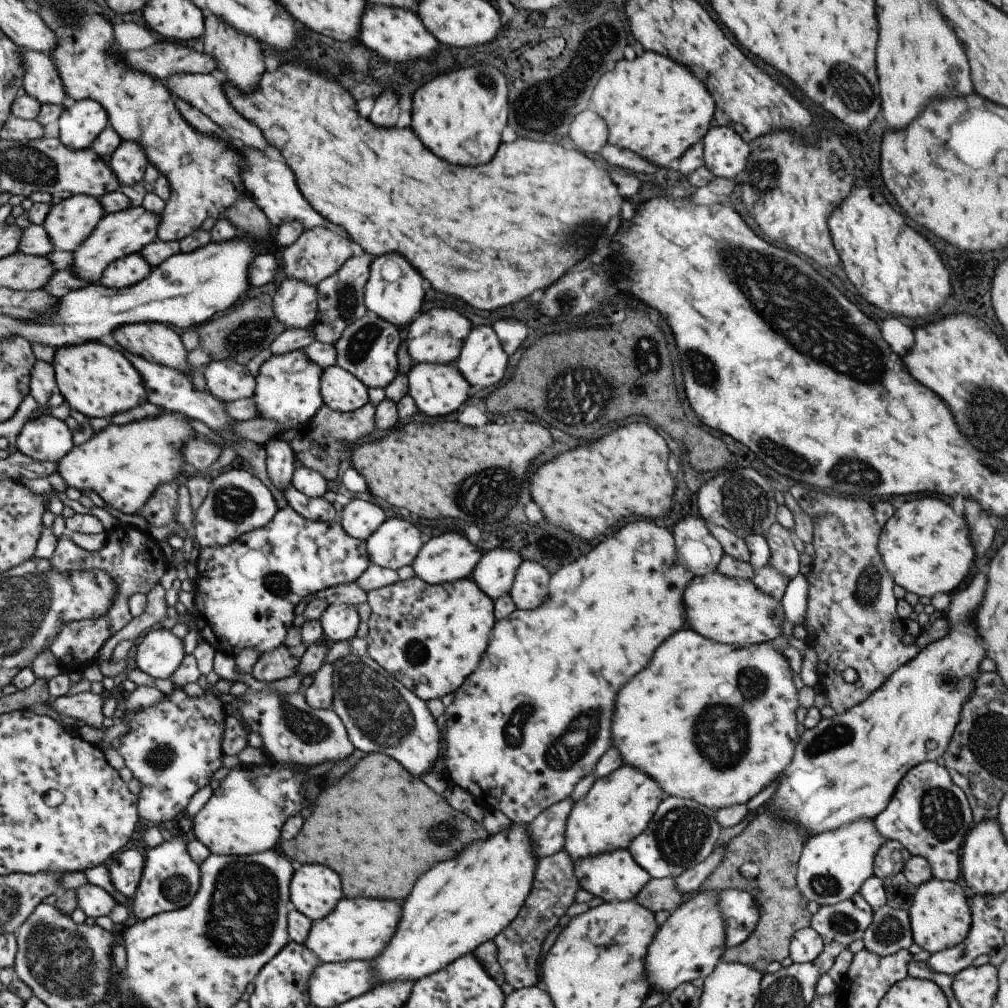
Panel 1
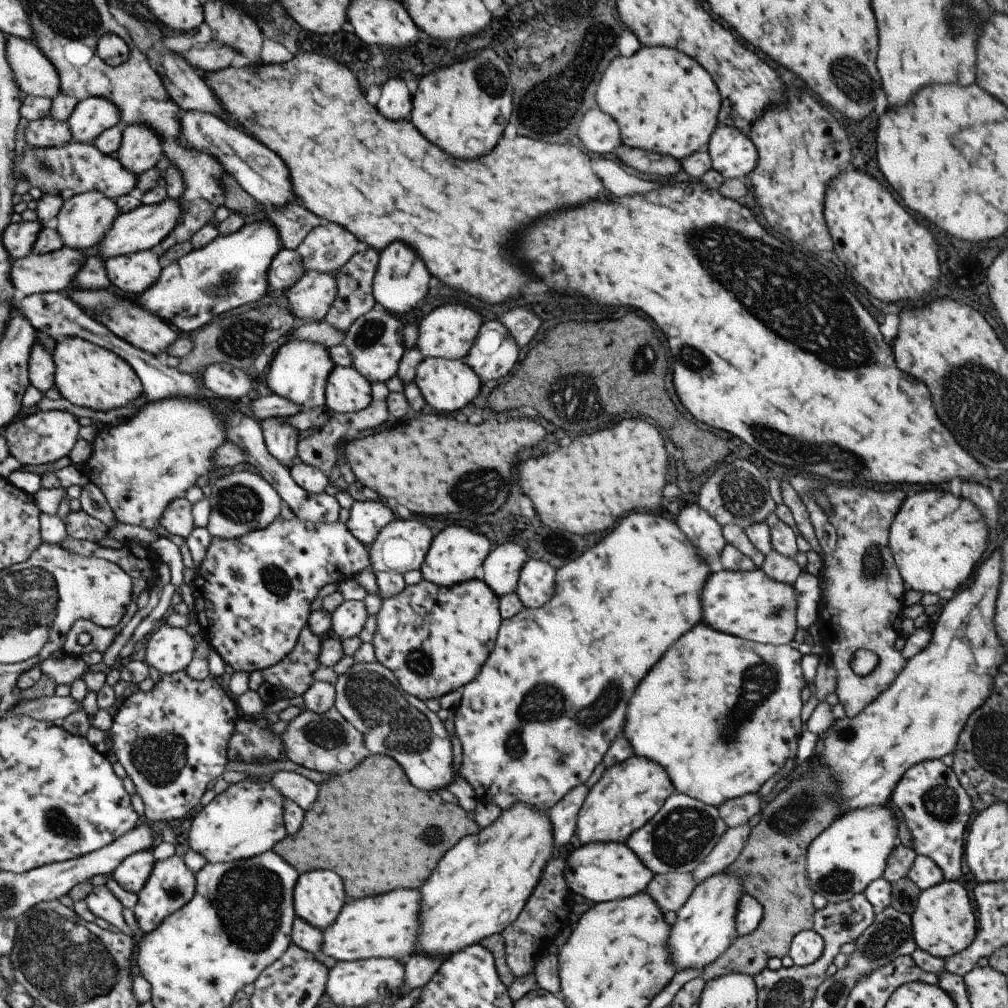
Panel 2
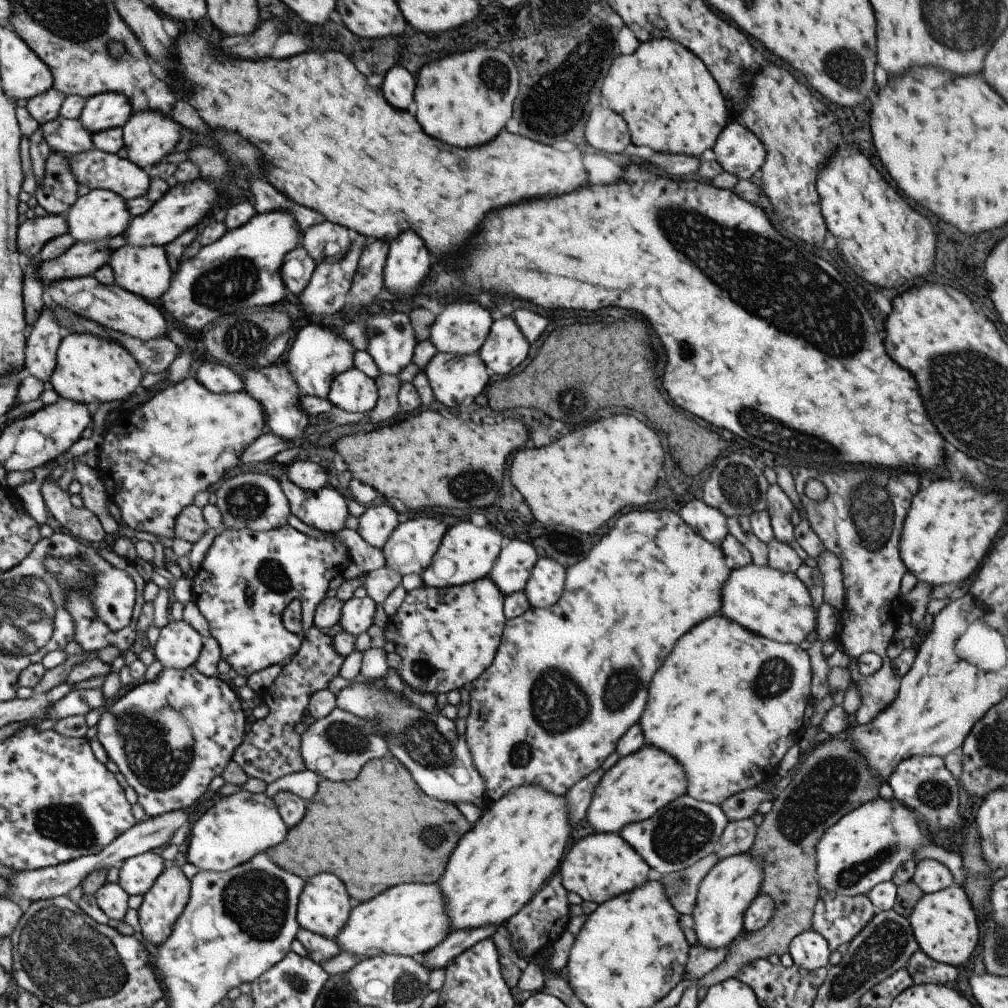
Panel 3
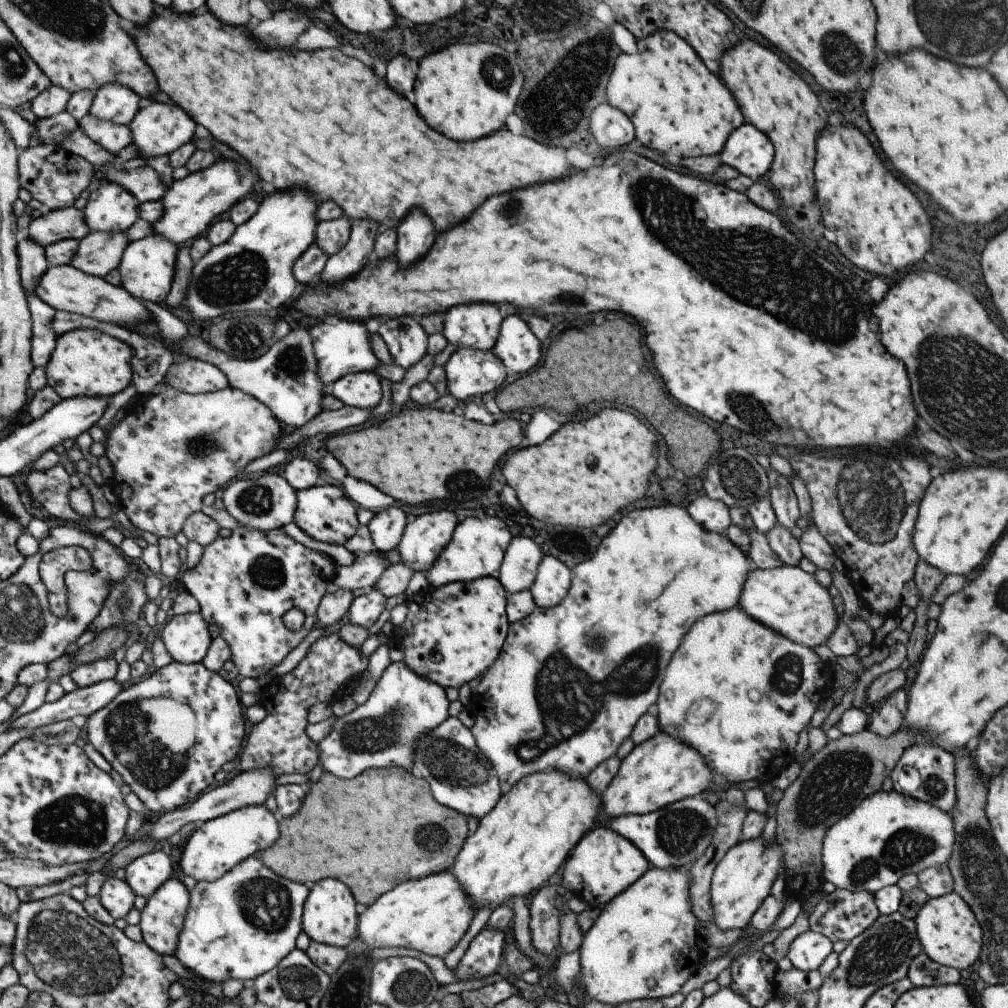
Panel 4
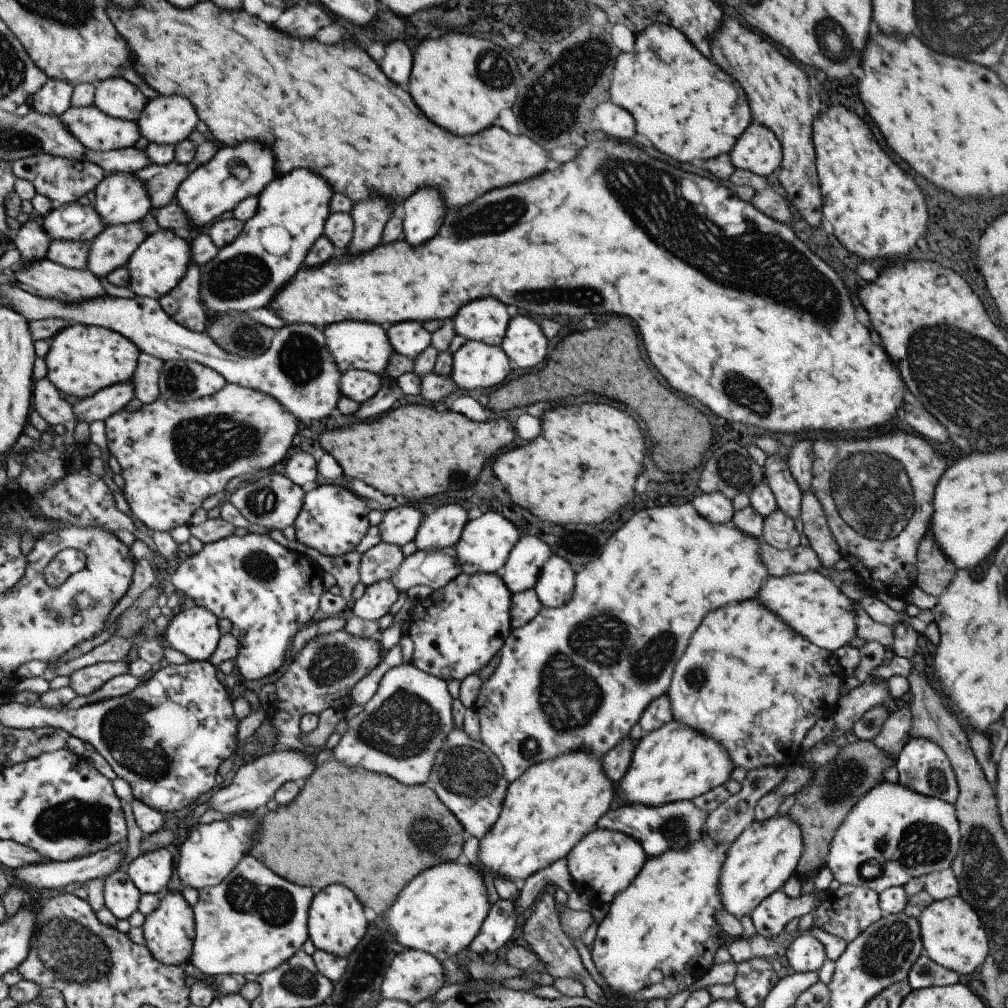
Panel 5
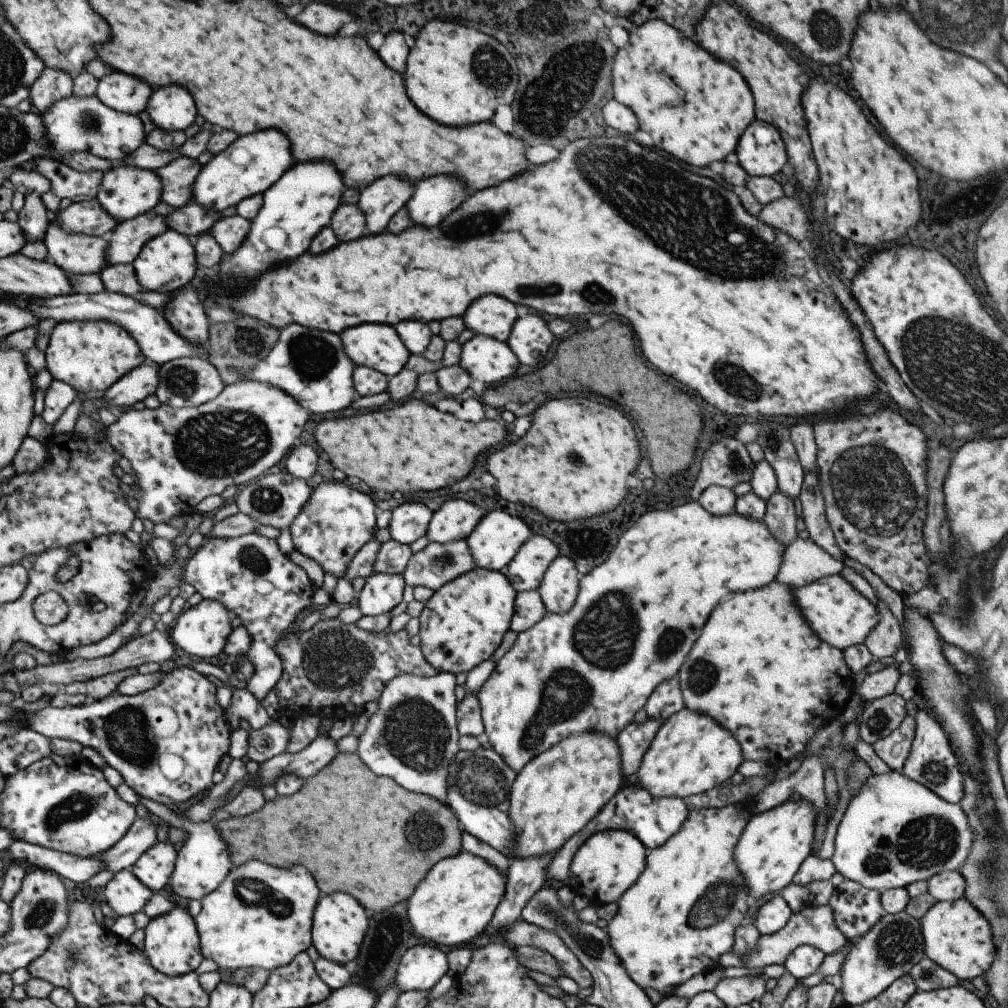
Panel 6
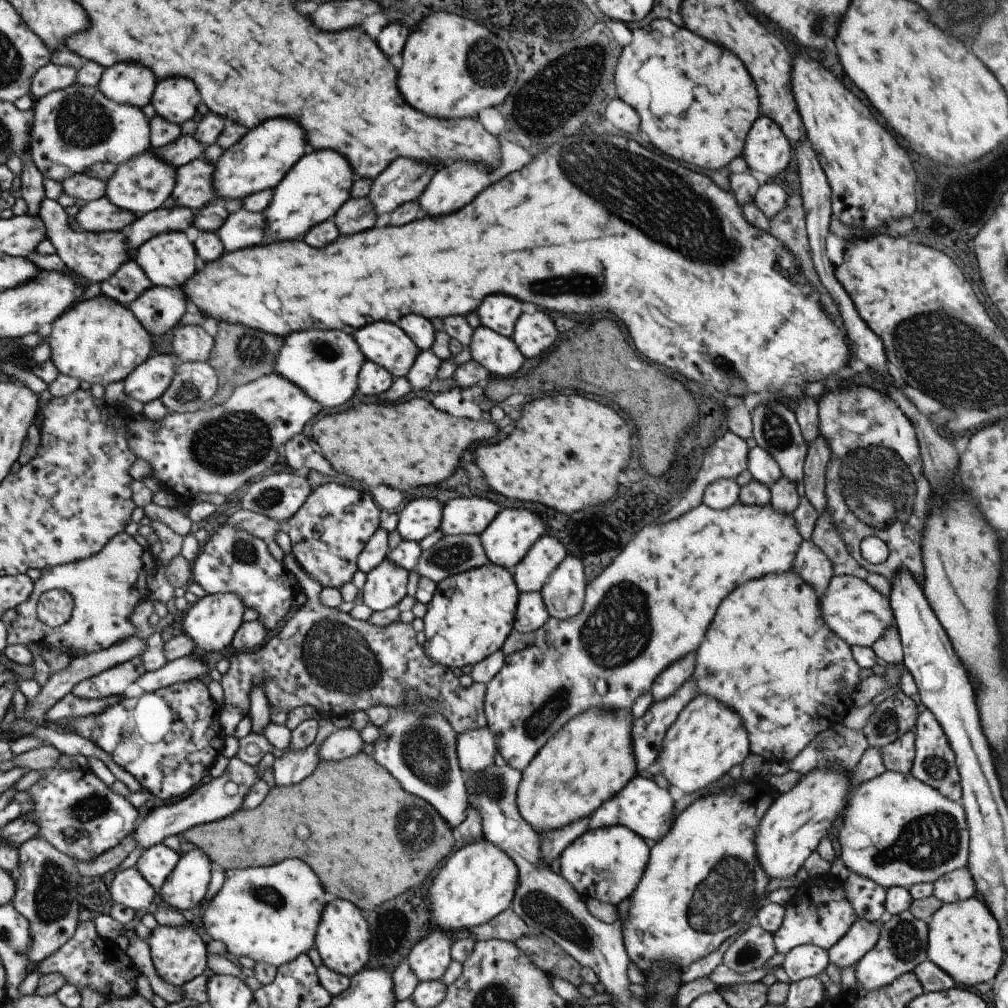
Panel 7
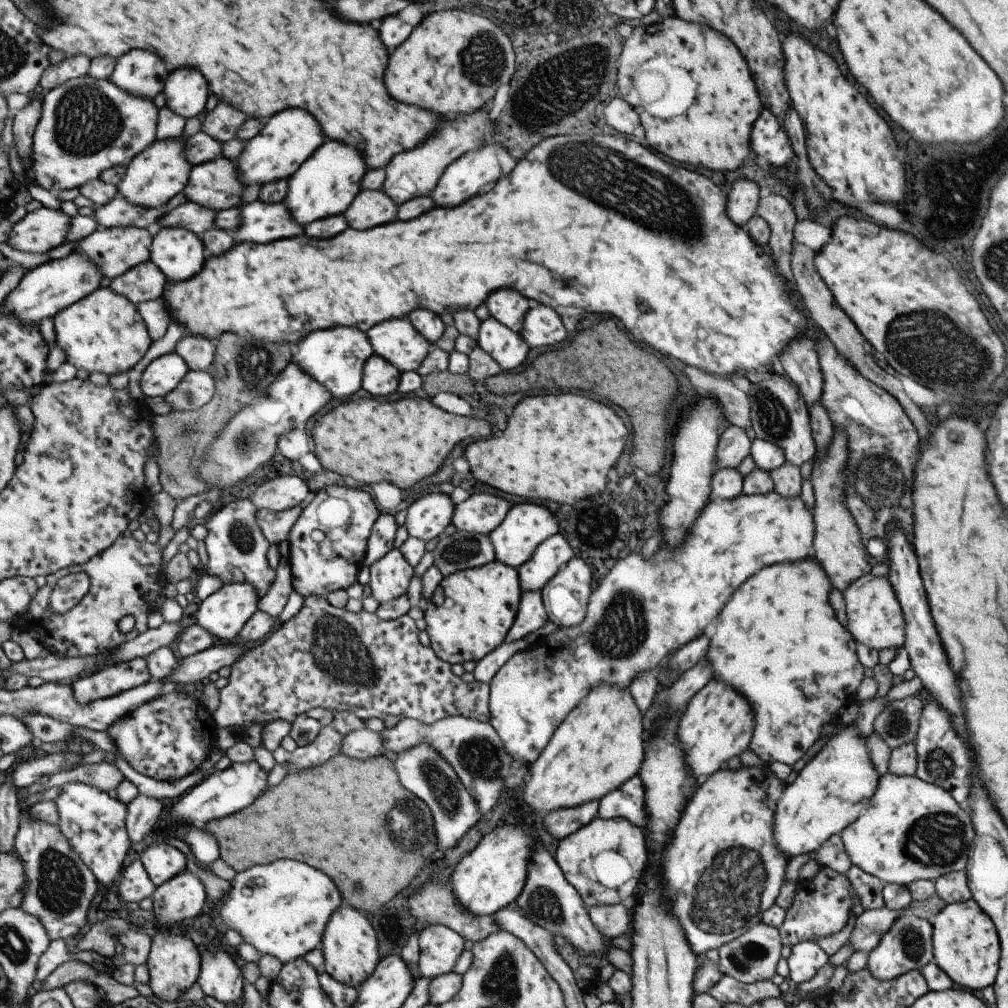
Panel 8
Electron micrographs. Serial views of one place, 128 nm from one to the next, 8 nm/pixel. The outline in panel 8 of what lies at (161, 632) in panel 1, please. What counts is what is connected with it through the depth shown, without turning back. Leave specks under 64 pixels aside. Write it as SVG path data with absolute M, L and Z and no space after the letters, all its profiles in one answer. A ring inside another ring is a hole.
M225 583L204 600L196 601L195 624L219 640L237 636L245 621L257 611L258 594L251 585Z

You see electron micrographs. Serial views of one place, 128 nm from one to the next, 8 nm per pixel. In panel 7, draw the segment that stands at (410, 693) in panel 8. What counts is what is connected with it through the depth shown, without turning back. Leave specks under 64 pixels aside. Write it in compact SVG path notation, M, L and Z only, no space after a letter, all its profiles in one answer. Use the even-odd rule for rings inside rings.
M291 553L286 554L282 565L294 576L296 584L303 595L303 604L291 614L285 624L275 636L271 636L261 648L255 652L242 651L228 657L229 668L221 675L220 685L223 691L223 705L237 707L242 715L246 715L248 694L254 685L262 687L268 705L277 707L288 713L296 706L308 704L325 717L341 716L354 713L357 710L367 710L371 706L388 706L392 709L408 707L411 713L429 715L440 713L457 733L486 726L484 715L483 683L471 683L468 687L461 687L457 677L451 673L452 669L427 658L421 646L415 641L415 631L411 623L393 621L387 626L377 626L369 621L351 618L349 613L337 608L326 607L319 602L321 586L318 581L307 576L306 572L297 564Z

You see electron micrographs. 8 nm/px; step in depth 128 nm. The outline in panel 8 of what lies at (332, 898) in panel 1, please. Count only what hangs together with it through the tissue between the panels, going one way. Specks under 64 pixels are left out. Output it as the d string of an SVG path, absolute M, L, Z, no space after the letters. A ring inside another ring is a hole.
M337 907L325 923L320 946L323 970L333 980L357 990L373 972L380 959L373 927L357 909Z

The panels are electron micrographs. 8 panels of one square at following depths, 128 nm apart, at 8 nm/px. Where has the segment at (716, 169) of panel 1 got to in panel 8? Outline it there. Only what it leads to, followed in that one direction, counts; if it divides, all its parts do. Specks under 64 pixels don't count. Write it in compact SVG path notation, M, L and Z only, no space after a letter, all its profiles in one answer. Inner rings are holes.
M763 110L753 124L750 134L752 157L761 157L768 166L781 166L788 162L794 152L781 120L770 110Z

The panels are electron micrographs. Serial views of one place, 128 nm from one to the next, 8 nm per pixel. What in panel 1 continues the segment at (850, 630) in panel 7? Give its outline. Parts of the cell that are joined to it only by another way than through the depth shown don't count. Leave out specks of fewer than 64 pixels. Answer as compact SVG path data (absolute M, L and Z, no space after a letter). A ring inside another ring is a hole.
M716 570L694 576L683 591L687 624L712 641L745 646L773 640L781 632L784 612L780 600L761 592L749 579L729 578Z

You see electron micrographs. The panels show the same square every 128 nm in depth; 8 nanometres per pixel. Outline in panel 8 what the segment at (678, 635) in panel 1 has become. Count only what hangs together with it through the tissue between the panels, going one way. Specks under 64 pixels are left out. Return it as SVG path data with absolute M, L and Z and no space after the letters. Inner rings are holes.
M809 557L797 562L783 562L783 564L773 564L767 568L761 568L755 576L751 576L745 584L741 584L731 600L723 606L723 610L717 616L717 624L715 624L715 632L711 636L711 644L707 650L707 658L711 662L713 668L713 676L717 680L723 680L727 686L735 688L741 693L750 704L752 713L754 714L754 727L752 737L748 748L754 752L764 763L769 765L771 762L783 762L787 766L792 767L797 760L811 748L813 742L818 739L821 726L825 723L836 723L838 714L846 705L856 701L855 694L859 683L863 680L864 666L859 662L856 655L856 642L849 634L849 631L843 628L835 618L835 613L831 610L828 601L829 591L832 589L831 581L827 578L826 572L822 566L815 562L815 558Z

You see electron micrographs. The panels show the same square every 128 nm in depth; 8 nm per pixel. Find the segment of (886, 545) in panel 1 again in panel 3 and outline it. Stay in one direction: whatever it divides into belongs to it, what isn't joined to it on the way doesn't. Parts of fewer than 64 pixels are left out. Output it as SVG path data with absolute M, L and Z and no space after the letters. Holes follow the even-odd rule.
M933 480L911 500L899 532L899 558L906 572L929 586L961 584L969 578L991 542L995 540L1007 512L1007 502L993 490L977 490L965 480Z

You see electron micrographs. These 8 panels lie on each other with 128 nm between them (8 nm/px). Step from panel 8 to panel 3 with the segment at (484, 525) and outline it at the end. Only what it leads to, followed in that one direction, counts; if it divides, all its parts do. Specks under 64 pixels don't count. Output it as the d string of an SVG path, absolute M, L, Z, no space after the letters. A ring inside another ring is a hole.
M421 516L399 523L381 548L385 556L385 567L395 570L401 576L411 574L420 576L429 567L449 525L449 520L443 520L443 517L435 519Z

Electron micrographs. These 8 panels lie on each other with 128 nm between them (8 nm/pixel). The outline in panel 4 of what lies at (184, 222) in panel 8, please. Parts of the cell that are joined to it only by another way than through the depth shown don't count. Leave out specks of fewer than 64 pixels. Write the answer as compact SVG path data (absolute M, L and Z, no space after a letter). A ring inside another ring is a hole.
M89 232L84 238L78 240L75 254L69 260L69 266L77 268L83 274L103 278L107 272L117 269L121 254L128 244L124 232Z

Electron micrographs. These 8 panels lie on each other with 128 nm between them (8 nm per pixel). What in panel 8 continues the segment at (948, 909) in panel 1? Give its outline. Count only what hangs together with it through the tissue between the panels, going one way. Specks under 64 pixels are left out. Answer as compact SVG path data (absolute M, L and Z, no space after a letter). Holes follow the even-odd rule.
M973 899L946 903L933 917L931 928L933 962L953 984L967 990L983 990L985 986L992 986L999 970L999 937L991 919Z

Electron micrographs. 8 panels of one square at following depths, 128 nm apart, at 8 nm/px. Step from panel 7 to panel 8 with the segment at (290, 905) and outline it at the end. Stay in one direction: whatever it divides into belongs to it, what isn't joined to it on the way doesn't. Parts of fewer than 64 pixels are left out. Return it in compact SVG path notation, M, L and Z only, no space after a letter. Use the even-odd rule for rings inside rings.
M277 860L266 865L253 865L236 873L229 882L231 888L221 899L217 916L227 929L236 930L244 942L251 944L257 952L261 955L276 956L281 964L287 960L302 958L313 948L319 949L325 923L330 919L333 911L341 906L341 896L335 884L323 872L295 860Z

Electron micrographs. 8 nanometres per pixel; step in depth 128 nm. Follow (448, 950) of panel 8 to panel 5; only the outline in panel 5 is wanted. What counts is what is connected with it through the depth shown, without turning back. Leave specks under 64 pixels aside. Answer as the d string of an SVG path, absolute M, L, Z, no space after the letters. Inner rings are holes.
M407 949L399 951L388 964L380 984L380 995L383 999L399 999L408 1002L412 1007L445 985L441 963L425 951Z

